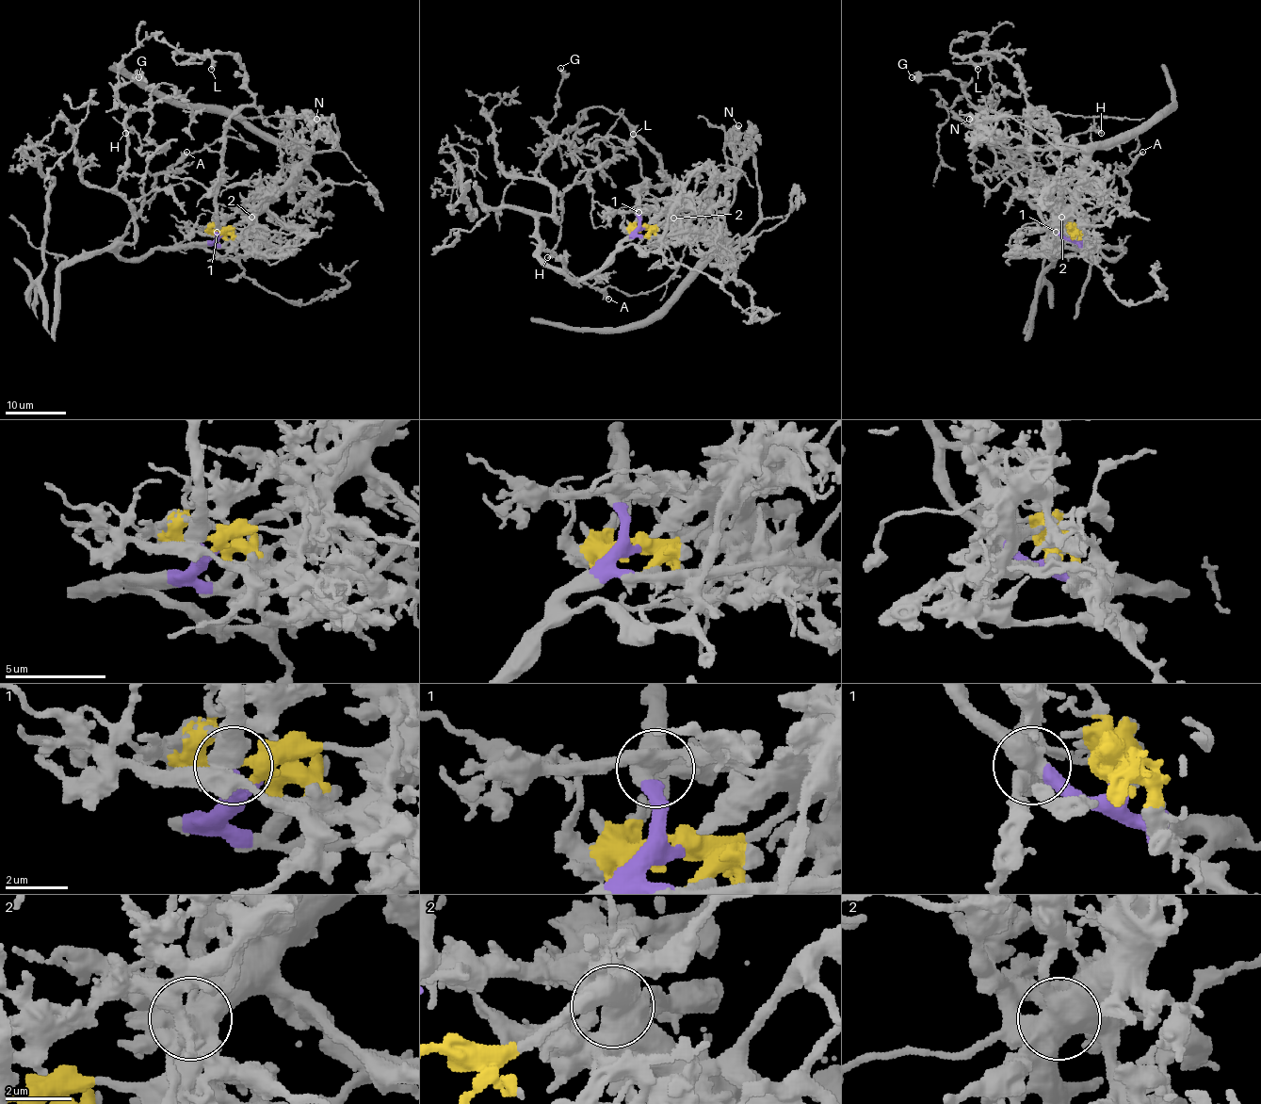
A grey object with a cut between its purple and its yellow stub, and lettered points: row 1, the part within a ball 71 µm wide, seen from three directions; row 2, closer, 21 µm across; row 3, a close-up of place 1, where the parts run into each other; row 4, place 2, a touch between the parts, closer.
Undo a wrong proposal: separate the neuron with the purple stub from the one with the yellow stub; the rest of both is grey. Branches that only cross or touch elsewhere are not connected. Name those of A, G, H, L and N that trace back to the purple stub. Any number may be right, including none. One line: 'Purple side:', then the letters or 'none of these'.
Purple side: A, G, H, L

